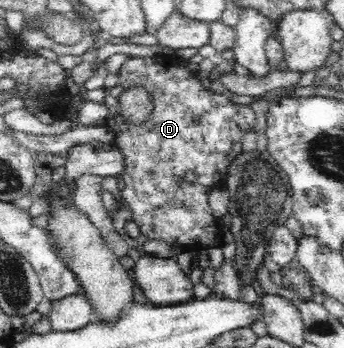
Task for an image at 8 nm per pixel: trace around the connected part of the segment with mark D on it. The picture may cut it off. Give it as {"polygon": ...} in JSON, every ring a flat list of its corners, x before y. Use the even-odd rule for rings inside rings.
{"polygon":[[129,55,120,68,118,77,119,83,113,88,106,89,104,97,109,113,105,125,115,133,112,146,119,149,124,156,125,174,117,176,118,191,121,192,123,202,128,204,128,206,118,204,114,213,110,213,114,229,129,245,129,248,136,248,140,252,143,251,145,242,151,240,165,241,190,250,206,250,221,246,221,227,218,218,213,216,208,201,209,192,213,188,222,186,229,166,237,160,243,146,241,143,243,134,253,131,255,112,249,105,229,101,225,92,218,94,203,89,195,71,188,70,183,65,175,66,171,58],[133,88,143,88,148,92,148,100,151,100,151,110,147,112,147,120,140,127,127,124,120,115,118,107,121,94],[189,171,199,176,196,183,185,183,183,180,183,176],[127,221,133,221,138,225,140,233,137,238,132,238,123,229]]}

